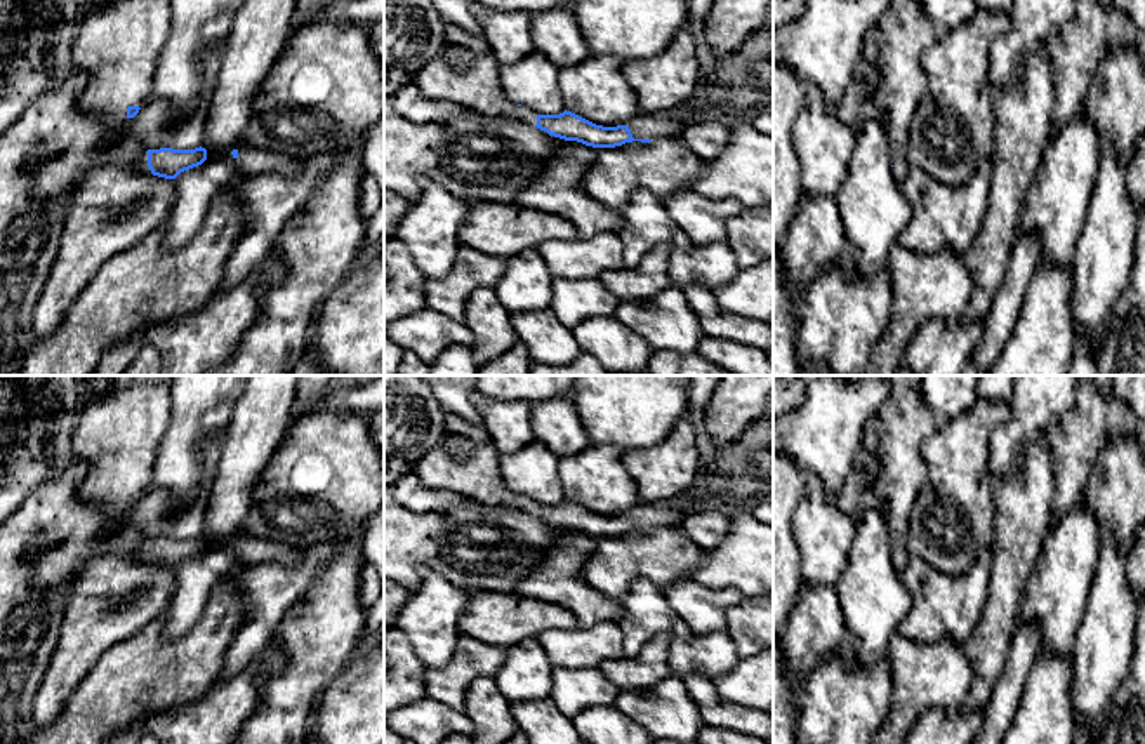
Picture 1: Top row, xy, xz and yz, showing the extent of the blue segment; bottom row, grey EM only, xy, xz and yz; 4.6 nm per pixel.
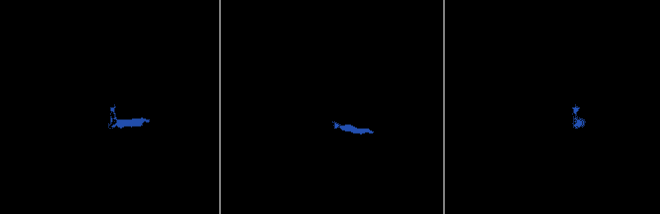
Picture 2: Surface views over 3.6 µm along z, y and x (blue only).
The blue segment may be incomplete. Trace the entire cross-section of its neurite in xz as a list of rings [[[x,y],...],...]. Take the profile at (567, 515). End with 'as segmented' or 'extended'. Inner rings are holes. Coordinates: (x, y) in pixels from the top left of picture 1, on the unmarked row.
[[[447,412],[443,431],[431,450],[414,466],[414,475],[429,488],[457,494],[481,509],[514,509],[546,520],[549,525],[592,537],[615,537],[625,532],[650,532],[674,527],[690,501],[639,502],[627,515],[596,515],[572,501],[539,504],[504,485],[499,452],[481,424],[471,424]]]; extended

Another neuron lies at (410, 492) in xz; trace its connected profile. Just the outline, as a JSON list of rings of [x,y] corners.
[[[414,473],[401,476],[391,487],[396,501],[414,513],[447,513],[466,501],[447,490],[426,487]]]

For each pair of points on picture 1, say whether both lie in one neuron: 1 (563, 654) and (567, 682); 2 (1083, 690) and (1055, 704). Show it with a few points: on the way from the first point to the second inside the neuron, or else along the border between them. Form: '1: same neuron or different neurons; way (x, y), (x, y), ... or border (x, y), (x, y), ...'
1: different neurons; border (555, 668), (596, 670)
2: different neurons; border (1071, 656), (1071, 711), (1076, 720)

